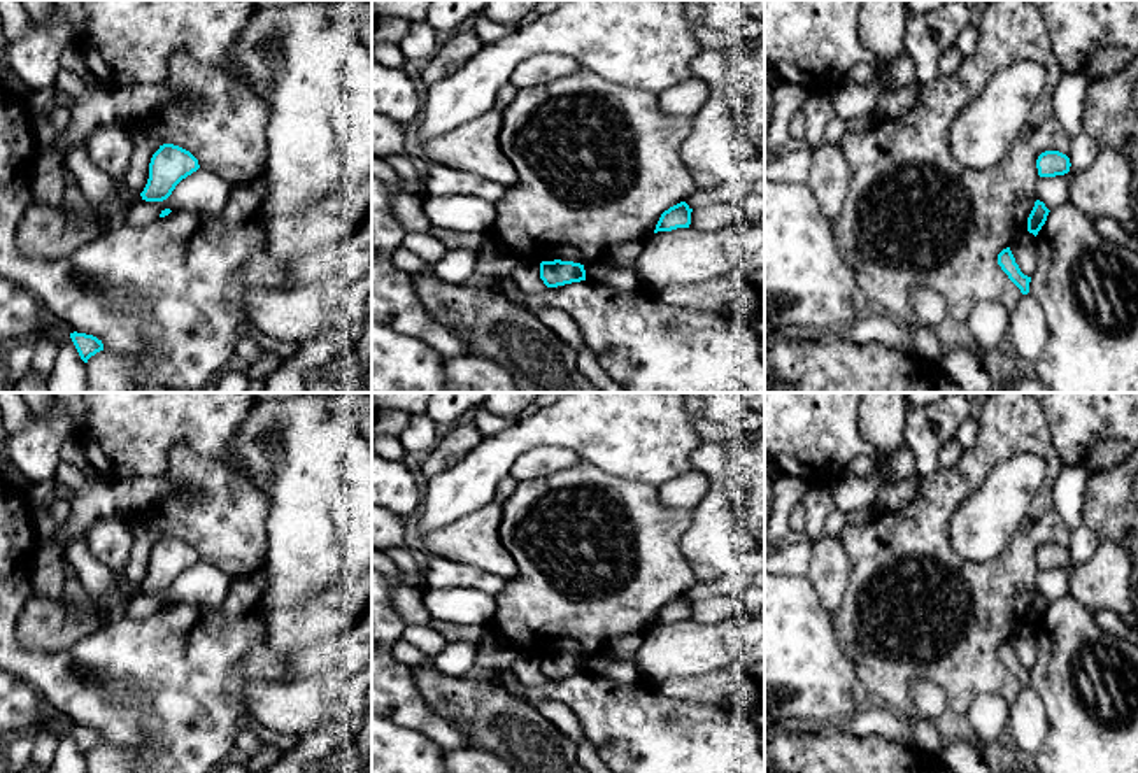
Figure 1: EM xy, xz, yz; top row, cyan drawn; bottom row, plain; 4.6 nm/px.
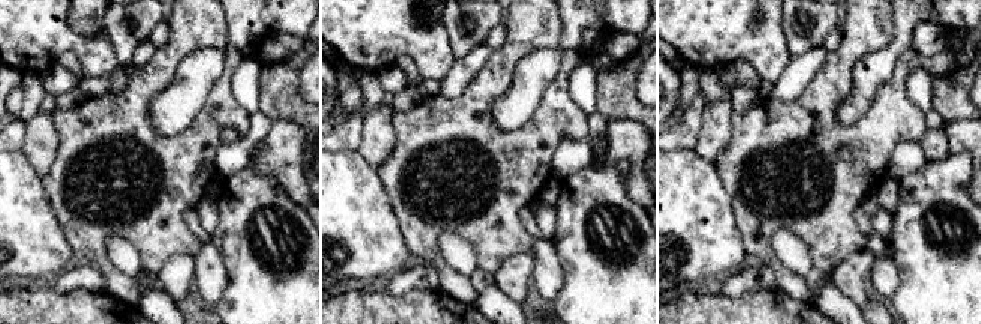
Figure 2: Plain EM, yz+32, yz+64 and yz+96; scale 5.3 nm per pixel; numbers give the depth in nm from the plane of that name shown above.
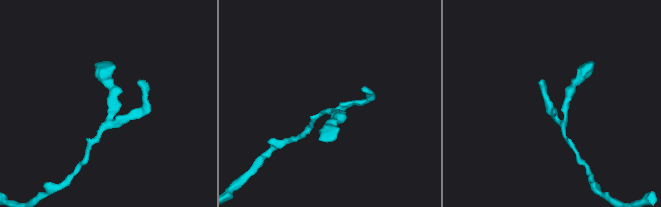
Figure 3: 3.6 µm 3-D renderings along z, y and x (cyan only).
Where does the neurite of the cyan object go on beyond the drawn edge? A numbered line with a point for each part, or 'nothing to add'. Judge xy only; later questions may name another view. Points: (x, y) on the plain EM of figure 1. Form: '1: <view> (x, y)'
nothing to add

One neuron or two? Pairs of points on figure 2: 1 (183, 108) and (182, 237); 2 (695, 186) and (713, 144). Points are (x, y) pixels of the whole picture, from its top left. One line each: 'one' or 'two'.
1: two
2: two

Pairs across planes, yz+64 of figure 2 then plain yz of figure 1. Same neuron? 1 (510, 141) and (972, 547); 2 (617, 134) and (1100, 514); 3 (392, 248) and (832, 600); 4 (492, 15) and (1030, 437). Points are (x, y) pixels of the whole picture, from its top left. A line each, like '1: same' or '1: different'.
1: different
2: different
3: different
4: different

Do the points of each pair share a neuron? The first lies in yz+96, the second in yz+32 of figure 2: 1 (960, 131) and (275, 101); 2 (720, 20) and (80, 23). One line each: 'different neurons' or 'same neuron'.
1: different neurons
2: different neurons

